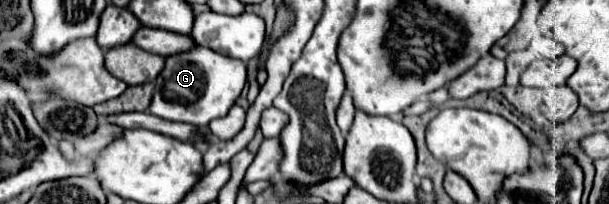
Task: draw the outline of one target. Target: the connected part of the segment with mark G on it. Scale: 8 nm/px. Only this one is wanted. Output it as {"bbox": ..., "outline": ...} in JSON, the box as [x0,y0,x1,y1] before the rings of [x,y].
{"bbox":[149,45,247,127],"outline":[[[195,45],[191,51],[183,51],[165,59],[165,67],[155,79],[155,93],[149,113],[169,121],[207,127],[209,121],[229,113],[245,87],[245,77],[247,73],[243,61]]]}

